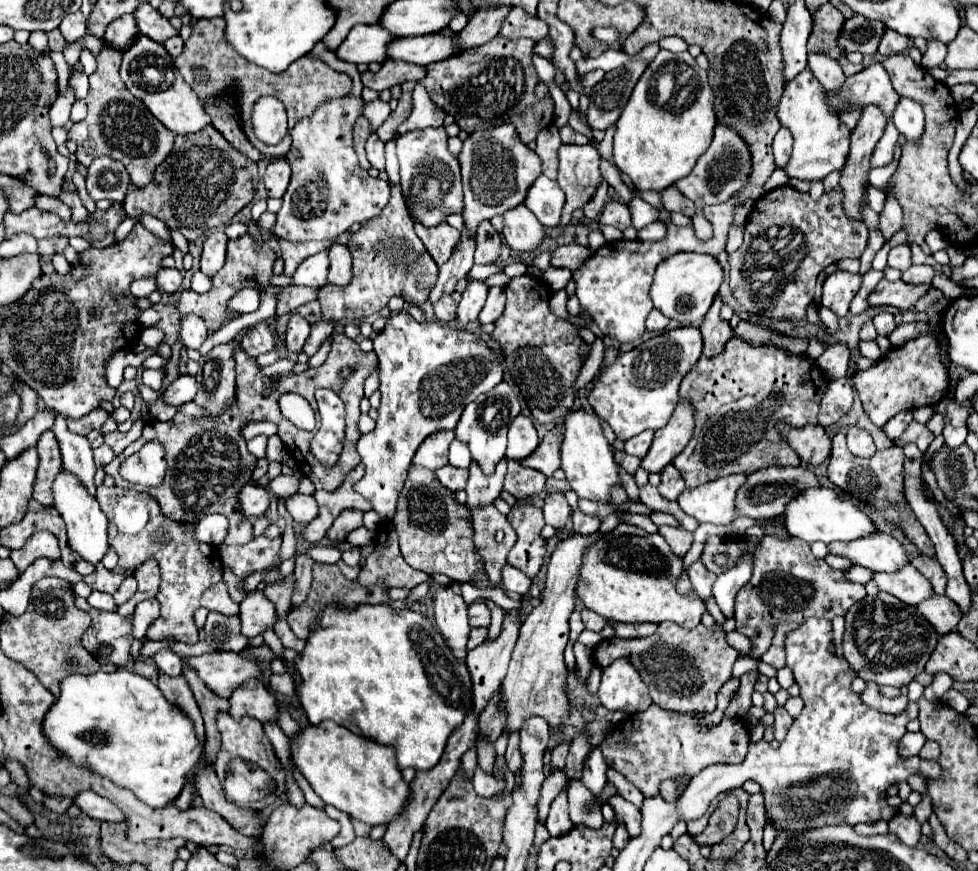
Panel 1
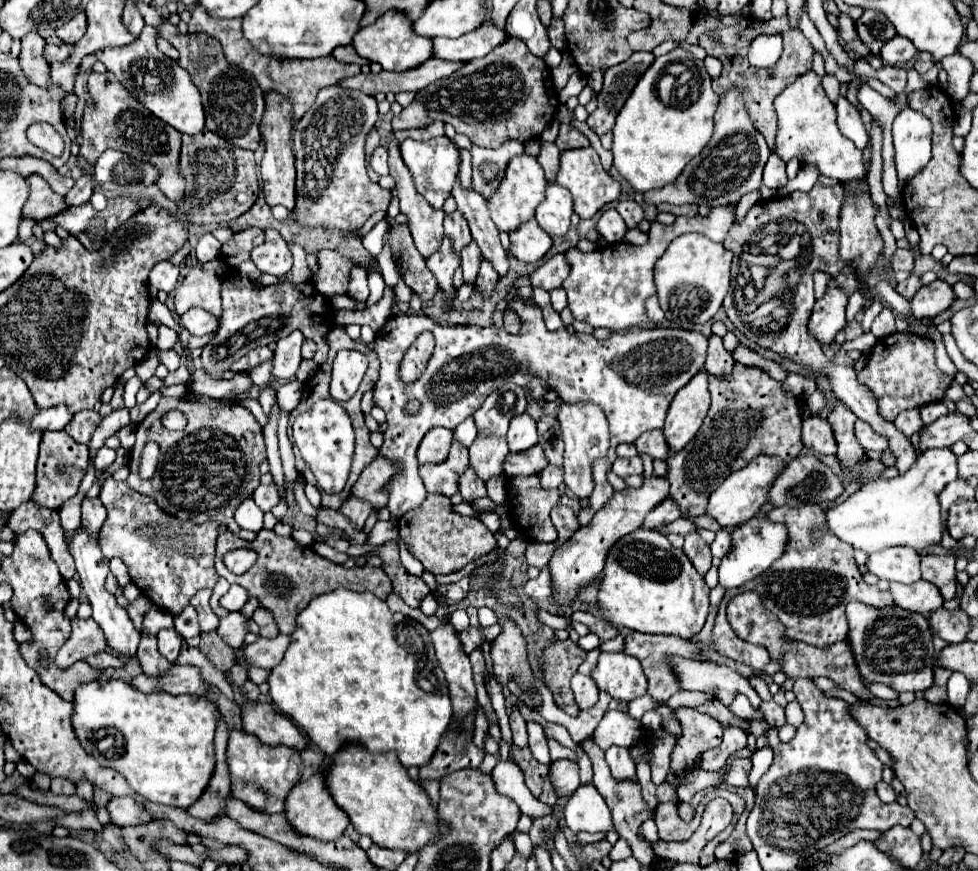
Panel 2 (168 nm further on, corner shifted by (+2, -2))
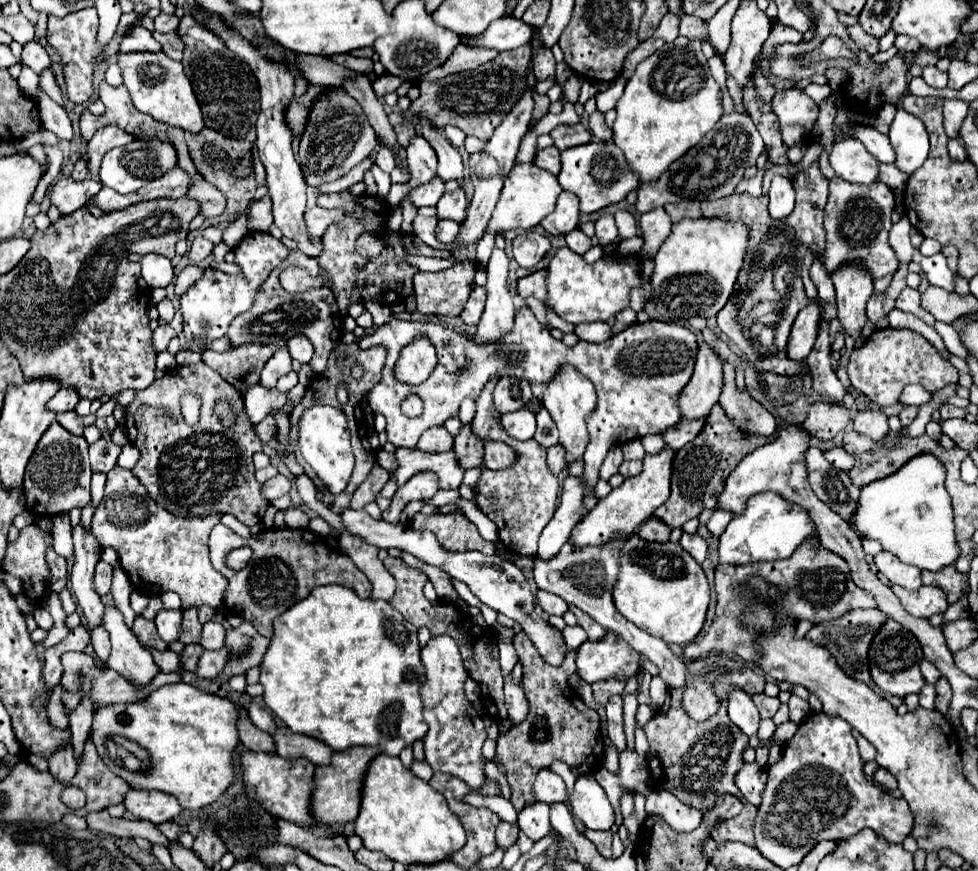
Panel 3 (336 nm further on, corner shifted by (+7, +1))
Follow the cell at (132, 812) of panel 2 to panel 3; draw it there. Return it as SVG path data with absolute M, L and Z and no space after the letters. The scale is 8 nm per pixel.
M129 790L123 800L127 812L131 812L139 820L149 820L153 824L167 822L177 818L183 808L177 800L159 790Z

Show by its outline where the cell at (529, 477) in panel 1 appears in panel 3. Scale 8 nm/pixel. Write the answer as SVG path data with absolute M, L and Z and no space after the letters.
M555 444L547 450L547 464L549 464L549 470L553 474L559 474L567 462L565 462L565 448L561 448L561 444Z

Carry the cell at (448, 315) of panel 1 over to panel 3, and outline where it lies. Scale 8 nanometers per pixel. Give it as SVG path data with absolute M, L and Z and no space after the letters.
M439 220L437 224L437 238L445 244L455 242L455 236L459 234L459 224L455 224L453 220Z

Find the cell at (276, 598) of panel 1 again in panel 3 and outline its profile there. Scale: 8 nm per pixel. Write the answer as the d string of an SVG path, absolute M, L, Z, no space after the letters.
M243 622L239 628L227 630L225 648L229 648L229 660L225 670L215 678L217 682L227 682L233 676L245 674L249 668L259 666L269 648L269 638L259 636L249 622Z

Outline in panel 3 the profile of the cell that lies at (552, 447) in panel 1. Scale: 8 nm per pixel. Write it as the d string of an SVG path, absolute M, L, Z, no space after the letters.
M487 440L485 442L485 454L483 454L483 464L491 470L503 470L513 466L515 462L515 450L511 450L507 444L503 442L493 442Z

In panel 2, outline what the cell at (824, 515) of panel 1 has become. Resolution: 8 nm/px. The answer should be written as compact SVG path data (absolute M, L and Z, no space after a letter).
M928 449L918 455L916 463L904 475L868 483L852 493L846 501L824 509L824 531L830 531L840 541L850 543L854 549L868 555L892 545L908 545L916 551L926 549L928 545L938 545L942 539L938 493L954 479L958 479L958 471L952 449Z

